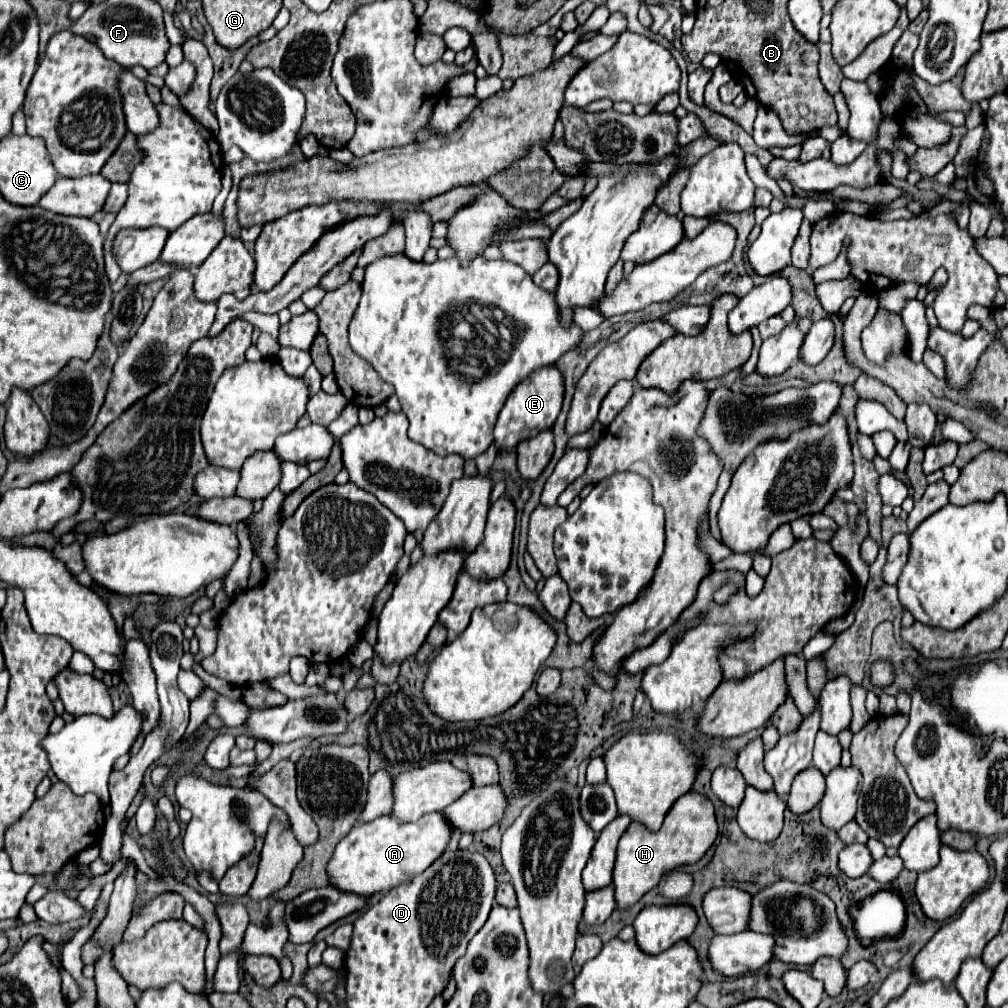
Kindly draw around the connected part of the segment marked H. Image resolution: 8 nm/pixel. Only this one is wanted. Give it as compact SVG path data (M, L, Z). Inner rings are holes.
M688 792L680 796L668 810L664 824L658 832L652 832L632 822L618 842L618 854L612 872L612 886L616 892L618 908L634 906L648 890L658 886L660 878L666 872L682 864L694 864L696 860L700 860L704 852L712 846L716 836L718 836L718 824L714 816L714 806L708 798L704 798L698 792Z

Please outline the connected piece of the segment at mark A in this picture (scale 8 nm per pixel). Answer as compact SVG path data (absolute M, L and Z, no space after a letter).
M444 812L426 814L418 822L396 822L392 814L386 814L372 822L356 824L334 850L328 864L330 884L340 890L372 896L380 890L390 890L402 882L410 882L412 876L422 874L446 852L452 834L452 824L444 818Z

